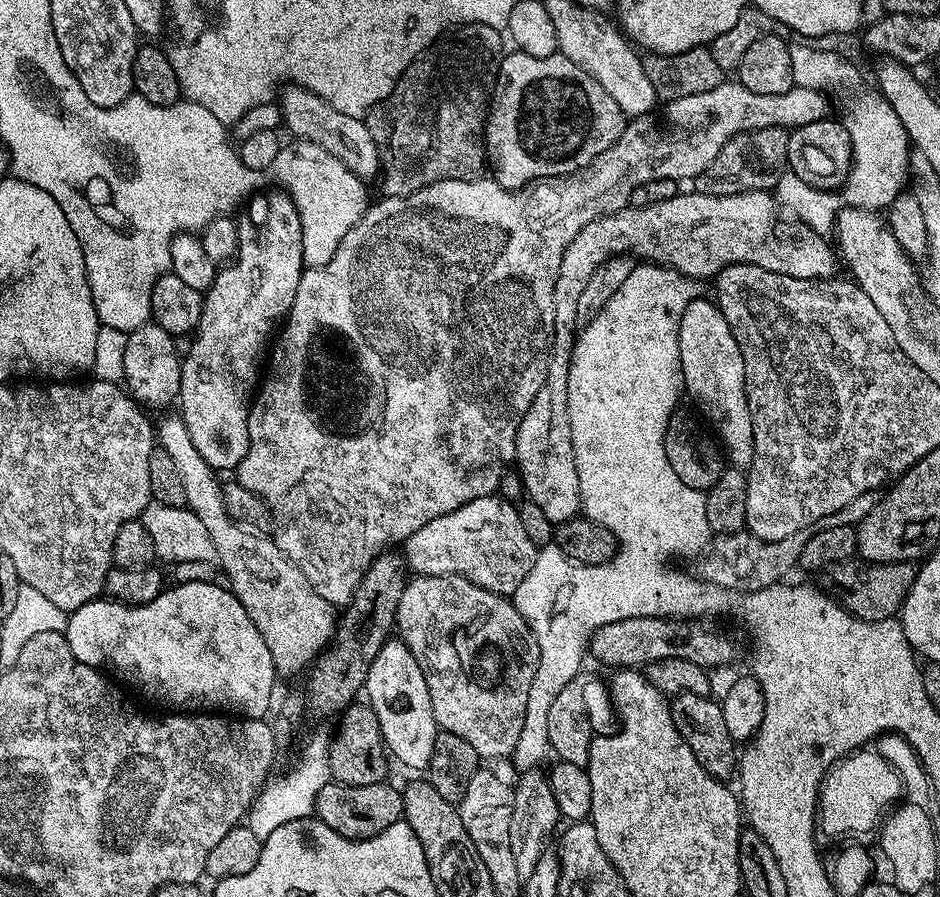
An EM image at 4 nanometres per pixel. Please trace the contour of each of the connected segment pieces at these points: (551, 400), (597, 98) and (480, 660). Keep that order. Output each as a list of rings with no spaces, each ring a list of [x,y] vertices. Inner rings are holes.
[[[691,191],[685,196],[683,193],[666,198],[666,202],[641,208],[619,208],[608,216],[599,216],[578,230],[562,254],[560,276],[554,286],[556,325],[546,382],[542,382],[538,398],[534,398],[518,426],[514,461],[515,467],[520,467],[518,475],[523,495],[543,510],[554,526],[573,520],[582,512],[570,434],[568,371],[572,363],[572,347],[576,345],[578,335],[578,294],[582,294],[586,282],[590,282],[590,274],[594,274],[594,270],[598,270],[608,257],[631,254],[641,261],[662,264],[693,278],[715,277],[730,264],[749,264],[767,272],[803,280],[826,280],[837,275],[838,256],[833,245],[828,245],[821,233],[802,221],[795,218],[783,220],[780,217],[781,205],[771,191],[729,196]]]
[[[519,50],[509,51],[500,61],[500,69],[496,75],[496,86],[492,90],[492,102],[488,109],[488,124],[484,127],[484,147],[486,160],[490,165],[491,179],[503,188],[515,190],[523,188],[525,184],[531,184],[534,180],[540,180],[543,176],[566,177],[571,172],[584,168],[594,157],[607,150],[624,133],[625,127],[626,117],[624,111],[618,106],[618,102],[614,102],[614,98],[610,98],[610,94],[606,94],[606,90],[602,90],[602,86],[598,86],[598,82],[594,82],[594,78],[590,78],[590,74],[586,74],[586,70],[574,66],[574,62],[570,62],[570,58],[566,58],[559,50],[550,56],[531,56]]]
[[[413,575],[405,583],[402,590],[402,602],[398,602],[398,610],[394,617],[394,628],[399,639],[403,640],[410,650],[410,654],[414,654],[418,666],[422,666],[422,674],[426,678],[426,686],[430,692],[430,706],[434,710],[437,729],[450,734],[458,734],[458,738],[470,742],[470,746],[474,746],[474,750],[479,754],[481,761],[496,760],[499,756],[511,757],[514,746],[518,746],[518,738],[522,734],[522,726],[526,722],[526,701],[530,699],[530,686],[534,682],[534,674],[538,670],[538,654],[540,653],[538,642],[532,633],[532,625],[526,622],[526,618],[522,618],[522,614],[518,614],[518,610],[512,605],[511,599],[486,590],[461,576]]]

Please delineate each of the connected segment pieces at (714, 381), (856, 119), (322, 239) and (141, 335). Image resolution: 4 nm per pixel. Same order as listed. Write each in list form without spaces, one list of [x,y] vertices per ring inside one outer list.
[[[701,298],[686,306],[680,318],[678,350],[687,399],[689,396],[696,403],[695,411],[707,421],[711,431],[718,434],[727,463],[746,470],[754,458],[754,430],[746,398],[746,366],[722,310],[711,299]]]
[[[852,116],[852,171],[843,181],[841,192],[828,192],[822,202],[839,216],[846,208],[891,209],[894,198],[905,191],[910,141],[902,122],[895,116]]]
[[[296,142],[293,145],[293,152],[288,149],[288,146],[281,147],[274,165],[274,173],[276,172],[276,180],[280,183],[277,185],[292,197],[294,206],[298,210],[302,222],[304,262],[307,267],[313,268],[314,266],[322,266],[326,262],[330,262],[330,258],[334,258],[334,250],[338,250],[342,238],[346,238],[348,231],[368,211],[370,199],[368,200],[368,192],[364,189],[367,188],[365,181],[354,175],[350,170],[346,170],[346,166],[342,166],[342,162],[333,160],[330,153],[322,150],[322,146],[314,146],[303,142]]]
[[[151,322],[128,333],[123,383],[128,395],[145,409],[164,408],[167,404],[177,403],[182,382],[182,356],[176,353],[176,344],[174,337],[162,330],[162,326]]]

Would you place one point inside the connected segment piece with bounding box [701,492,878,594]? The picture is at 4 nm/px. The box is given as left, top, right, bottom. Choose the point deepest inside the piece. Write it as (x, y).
(742, 562)

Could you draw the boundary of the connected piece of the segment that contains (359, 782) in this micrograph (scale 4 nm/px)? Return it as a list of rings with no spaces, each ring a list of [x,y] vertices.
[[[353,702],[339,713],[336,722],[336,733],[333,734],[332,741],[329,739],[326,744],[328,769],[332,780],[346,786],[374,786],[385,783],[389,779],[390,753],[384,747],[382,730],[378,726],[374,710],[367,703]]]

